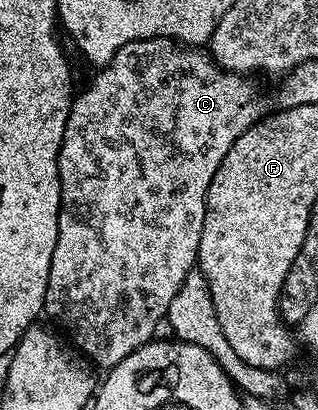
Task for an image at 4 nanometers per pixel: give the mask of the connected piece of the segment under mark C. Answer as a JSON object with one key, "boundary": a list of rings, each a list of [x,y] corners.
{"boundary":[[[155,37],[145,41],[126,43],[110,59],[110,63],[99,70],[100,73],[84,90],[72,98],[70,115],[66,119],[66,131],[62,135],[58,155],[58,175],[60,176],[60,210],[58,211],[58,243],[54,243],[54,255],[50,259],[50,275],[46,287],[44,313],[52,316],[68,332],[67,340],[93,366],[101,365],[104,371],[113,369],[126,355],[138,351],[138,347],[153,340],[154,326],[158,319],[167,317],[170,302],[178,295],[178,287],[188,273],[197,268],[200,256],[202,227],[208,210],[208,193],[212,180],[226,159],[226,151],[240,138],[251,125],[265,116],[266,108],[260,102],[256,89],[247,76],[230,73],[220,68],[207,52],[189,47],[170,37]]]}

